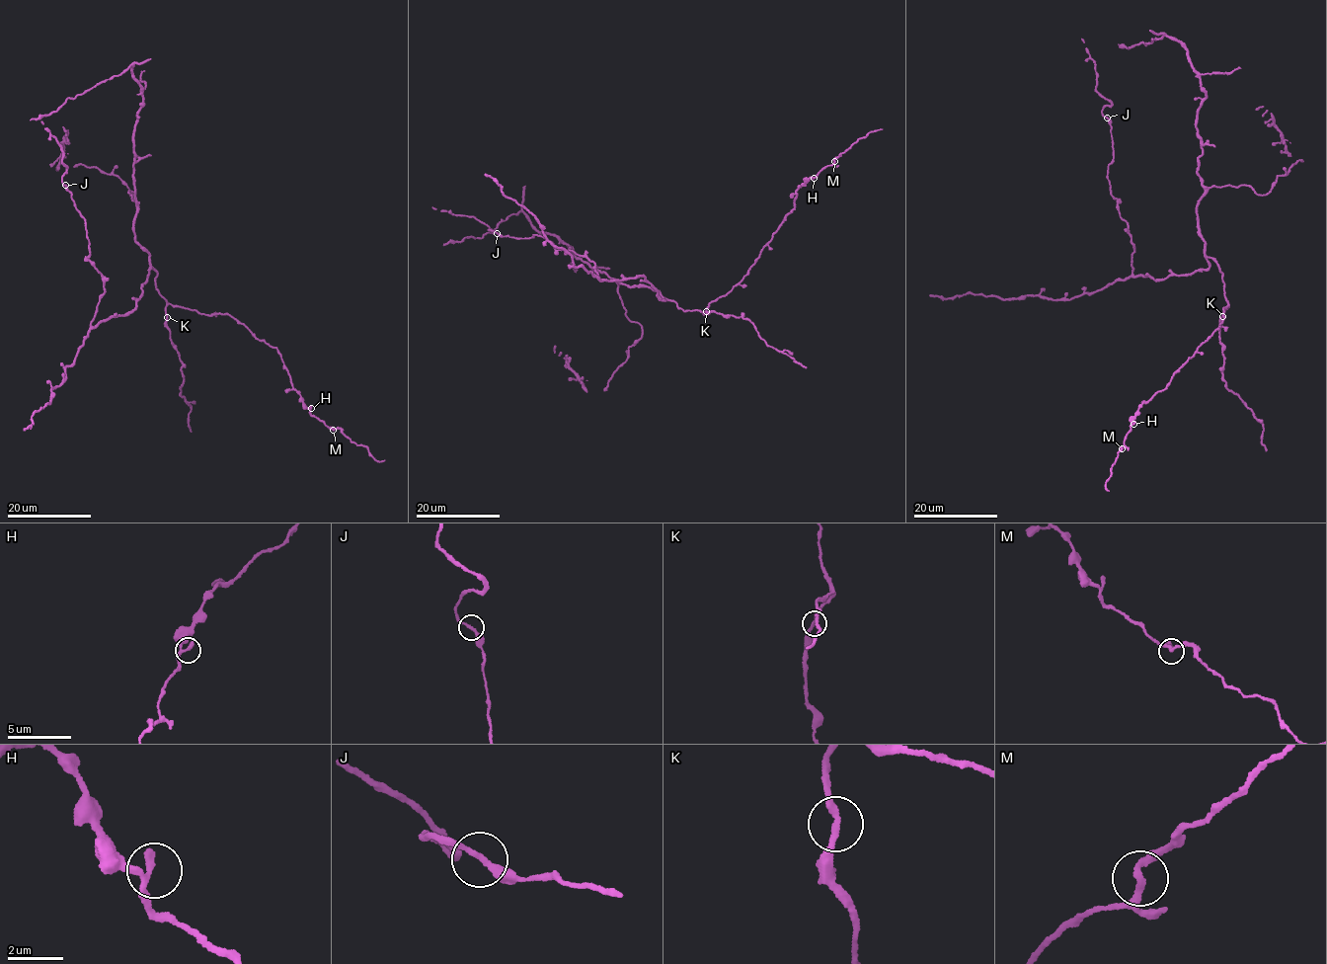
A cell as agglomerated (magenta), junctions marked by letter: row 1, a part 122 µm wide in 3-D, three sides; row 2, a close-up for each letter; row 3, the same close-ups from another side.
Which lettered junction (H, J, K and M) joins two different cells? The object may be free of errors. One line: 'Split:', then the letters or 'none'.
Split: none

